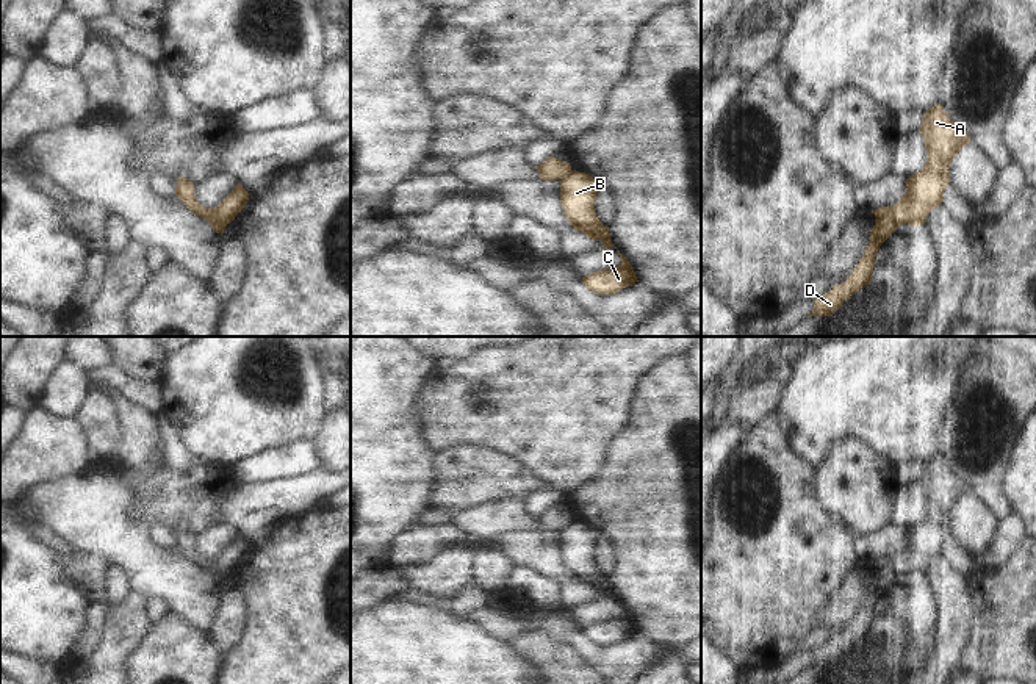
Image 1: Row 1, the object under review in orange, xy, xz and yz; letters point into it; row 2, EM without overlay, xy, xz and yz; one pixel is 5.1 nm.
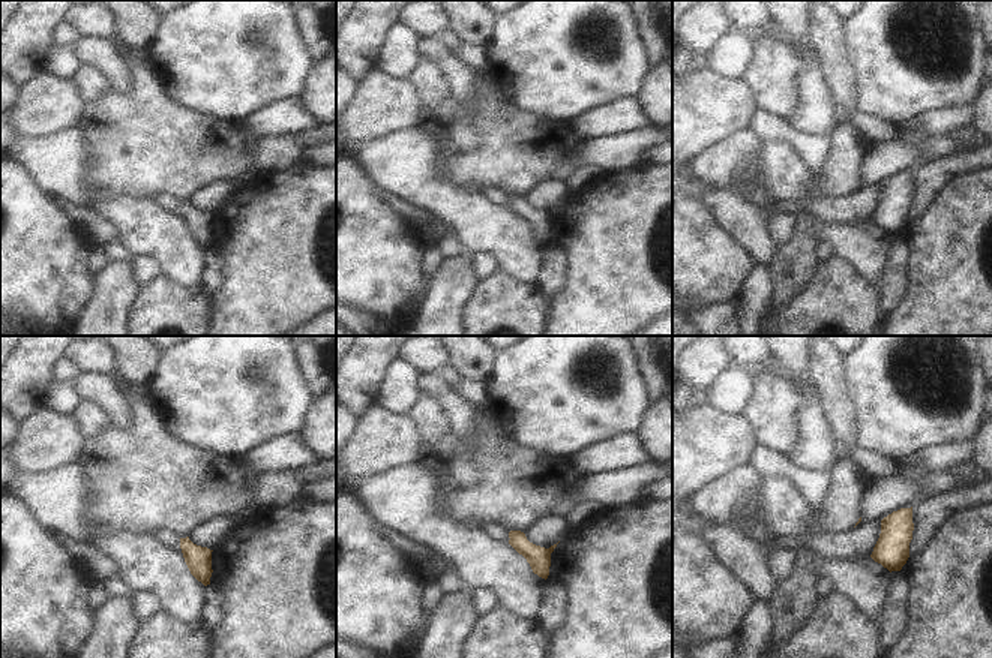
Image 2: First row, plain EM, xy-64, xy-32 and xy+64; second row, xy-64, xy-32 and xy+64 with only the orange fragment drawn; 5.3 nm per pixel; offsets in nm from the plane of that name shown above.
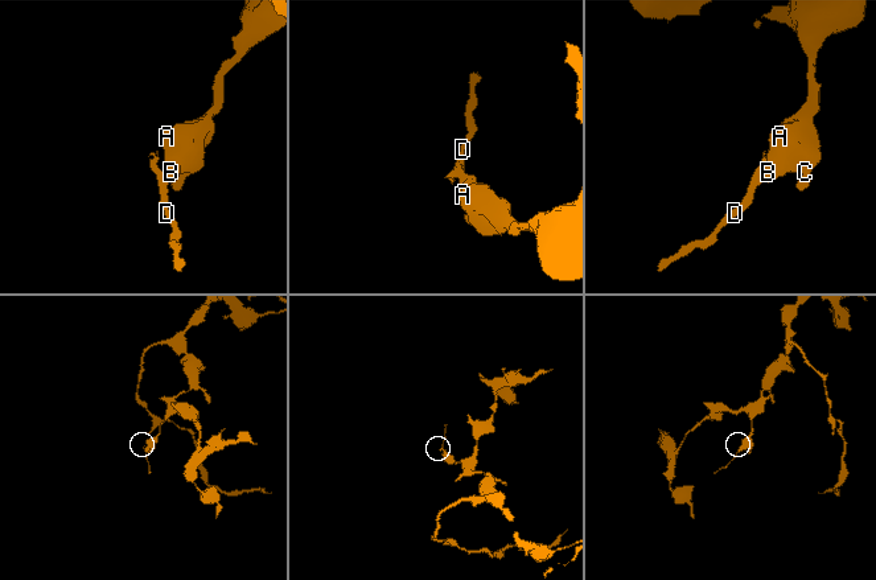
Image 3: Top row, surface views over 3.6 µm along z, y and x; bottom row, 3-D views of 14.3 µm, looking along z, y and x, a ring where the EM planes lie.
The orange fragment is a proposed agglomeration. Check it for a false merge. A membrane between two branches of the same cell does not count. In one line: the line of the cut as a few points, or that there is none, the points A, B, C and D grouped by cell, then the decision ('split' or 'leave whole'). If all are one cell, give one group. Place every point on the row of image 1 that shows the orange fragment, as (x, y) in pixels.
xy (213, 208), (213, 213), (224, 226) | A B C / D | split

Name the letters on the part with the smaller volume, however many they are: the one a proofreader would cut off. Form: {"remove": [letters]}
{"remove": ["D"]}

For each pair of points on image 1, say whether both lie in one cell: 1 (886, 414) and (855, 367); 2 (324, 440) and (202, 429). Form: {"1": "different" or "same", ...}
{"1": "same", "2": "different"}

